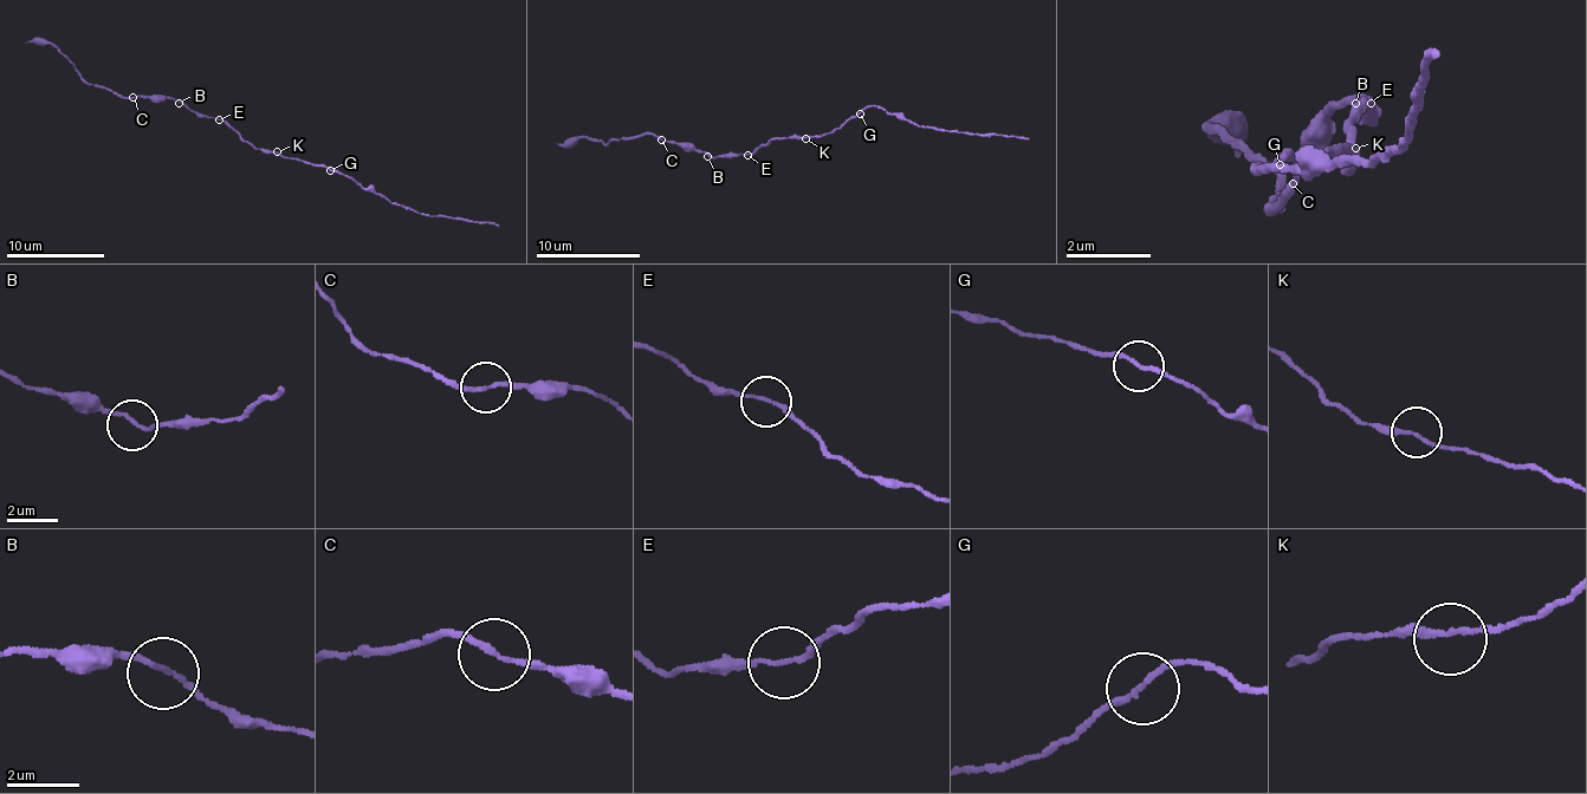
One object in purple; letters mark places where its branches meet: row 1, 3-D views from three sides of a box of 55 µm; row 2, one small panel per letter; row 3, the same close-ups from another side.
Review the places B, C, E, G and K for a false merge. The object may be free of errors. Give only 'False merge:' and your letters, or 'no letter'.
False merge: C

